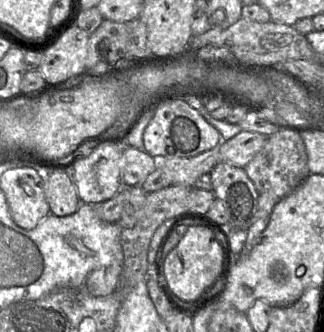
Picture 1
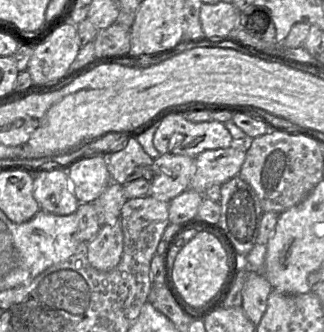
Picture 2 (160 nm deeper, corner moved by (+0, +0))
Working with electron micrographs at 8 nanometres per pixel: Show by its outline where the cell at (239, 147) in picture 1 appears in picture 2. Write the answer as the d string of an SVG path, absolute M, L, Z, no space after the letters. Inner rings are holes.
M247 142L229 148L206 150L195 157L195 173L188 189L204 193L212 185L222 185L237 176L245 160Z

